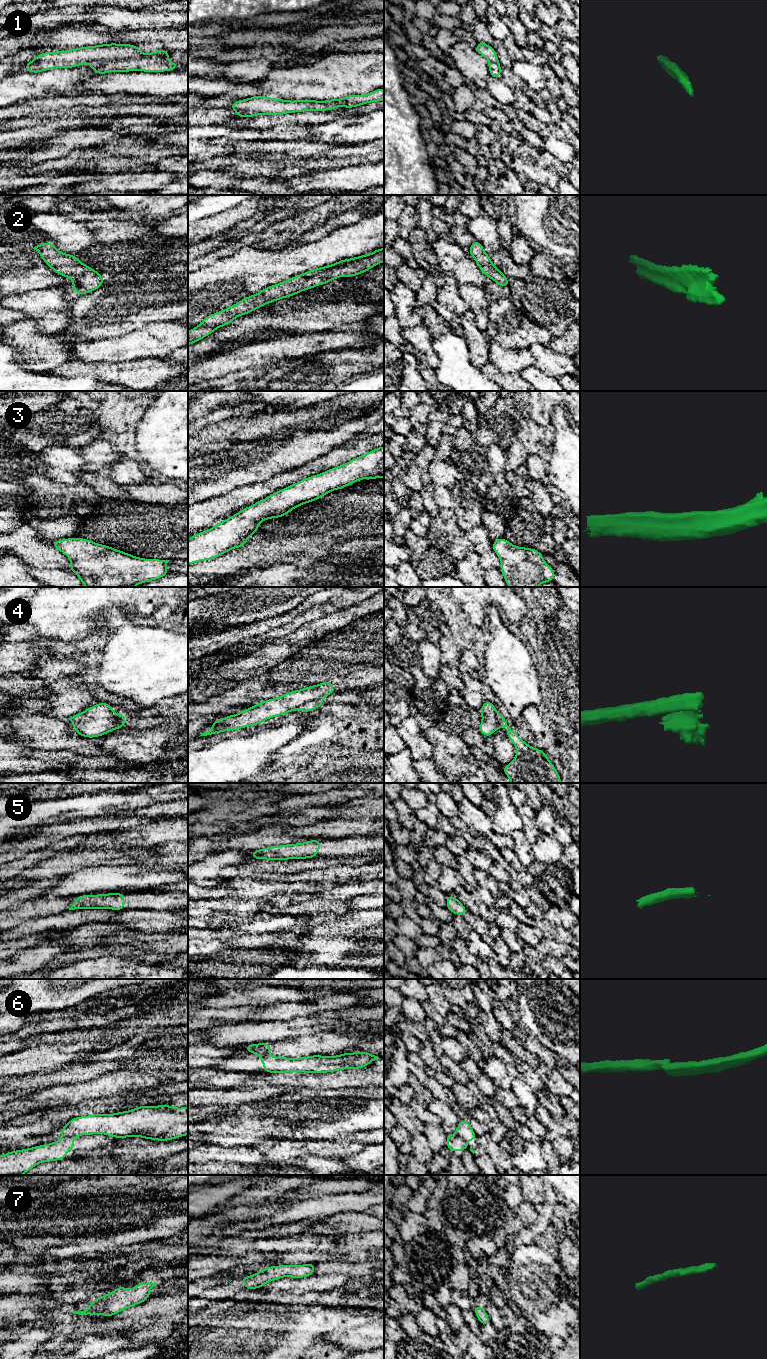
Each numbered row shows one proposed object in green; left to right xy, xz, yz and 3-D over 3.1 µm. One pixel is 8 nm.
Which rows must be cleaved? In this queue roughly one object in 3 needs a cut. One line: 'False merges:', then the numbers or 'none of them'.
False merges: 4, 6

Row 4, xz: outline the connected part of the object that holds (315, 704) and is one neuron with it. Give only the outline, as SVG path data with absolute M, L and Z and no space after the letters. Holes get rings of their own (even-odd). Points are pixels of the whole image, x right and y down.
M318 699L318 700L314 700L314 701L311 701L311 702L308 702L306 704L302 705L301 707L299 707L299 710L303 713L307 713L307 712L315 710L325 704L326 703L322 699Z

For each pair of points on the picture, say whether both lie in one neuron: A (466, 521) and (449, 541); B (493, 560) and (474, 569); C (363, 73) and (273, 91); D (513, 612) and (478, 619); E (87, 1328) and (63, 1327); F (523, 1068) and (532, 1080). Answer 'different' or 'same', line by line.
A: different
B: different
C: same
D: same
E: same
F: same

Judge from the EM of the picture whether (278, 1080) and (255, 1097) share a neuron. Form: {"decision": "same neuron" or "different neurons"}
{"decision": "different neurons"}

